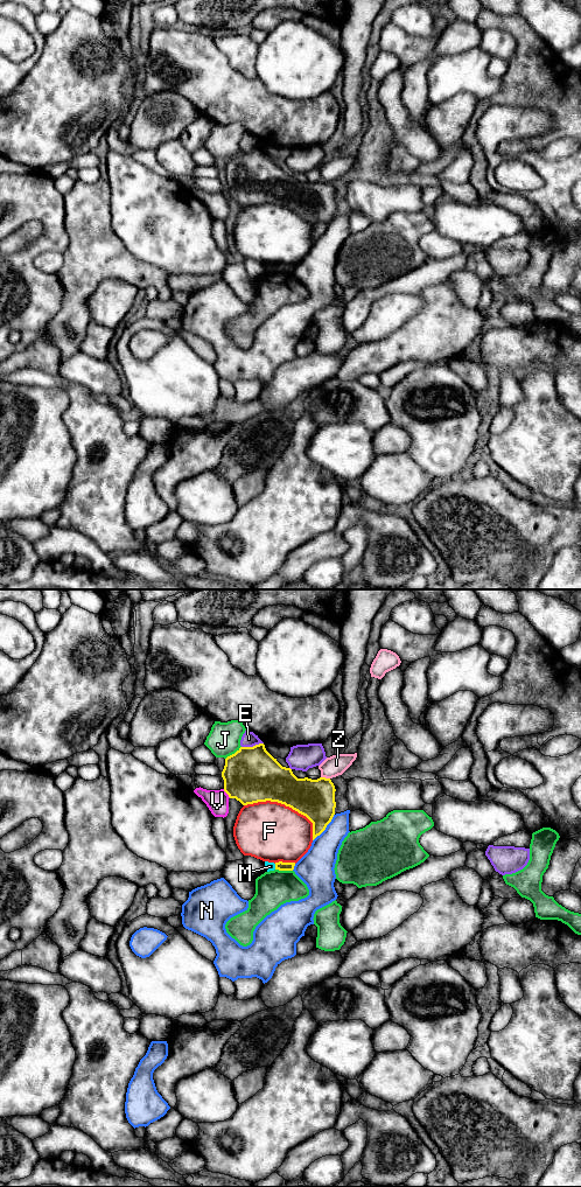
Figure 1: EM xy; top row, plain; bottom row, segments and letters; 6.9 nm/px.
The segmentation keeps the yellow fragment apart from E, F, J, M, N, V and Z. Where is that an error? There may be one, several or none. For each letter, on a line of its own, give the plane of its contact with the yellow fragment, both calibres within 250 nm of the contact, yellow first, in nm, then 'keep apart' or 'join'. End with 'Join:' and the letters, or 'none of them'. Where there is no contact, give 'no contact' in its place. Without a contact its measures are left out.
E: meets yellow in xy; 380 nm thick on the yellow side, 110 nm on the other; keep apart
F: meets yellow in xy; 320 nm thick on the yellow side, 420 nm on the other; keep apart
J: meets yellow in xy; 380 nm thick on the yellow side, 220 nm on the other; keep apart
M: meets yellow in xy; 60 nm thick on the yellow side, 60 nm on the other; keep apart
N: meets yellow in xy; 280 nm thick on the yellow side, 220 nm on the other; keep apart
V: meets yellow in xy; 380 nm thick on the yellow side, 160 nm on the other; keep apart
Z: meets yellow in xy; 280 nm thick on the yellow side, 140 nm on the other; keep apart
Join: none of them

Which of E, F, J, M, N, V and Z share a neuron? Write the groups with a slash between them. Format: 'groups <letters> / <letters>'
groups E / F / J / M / N / V / Z

